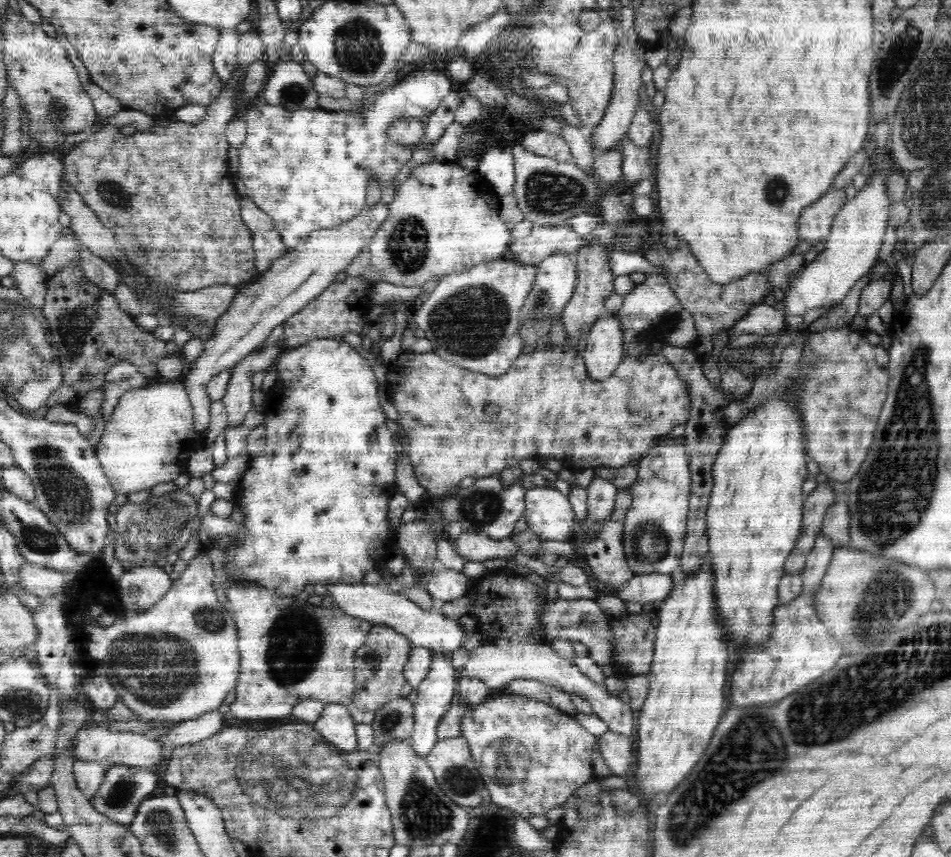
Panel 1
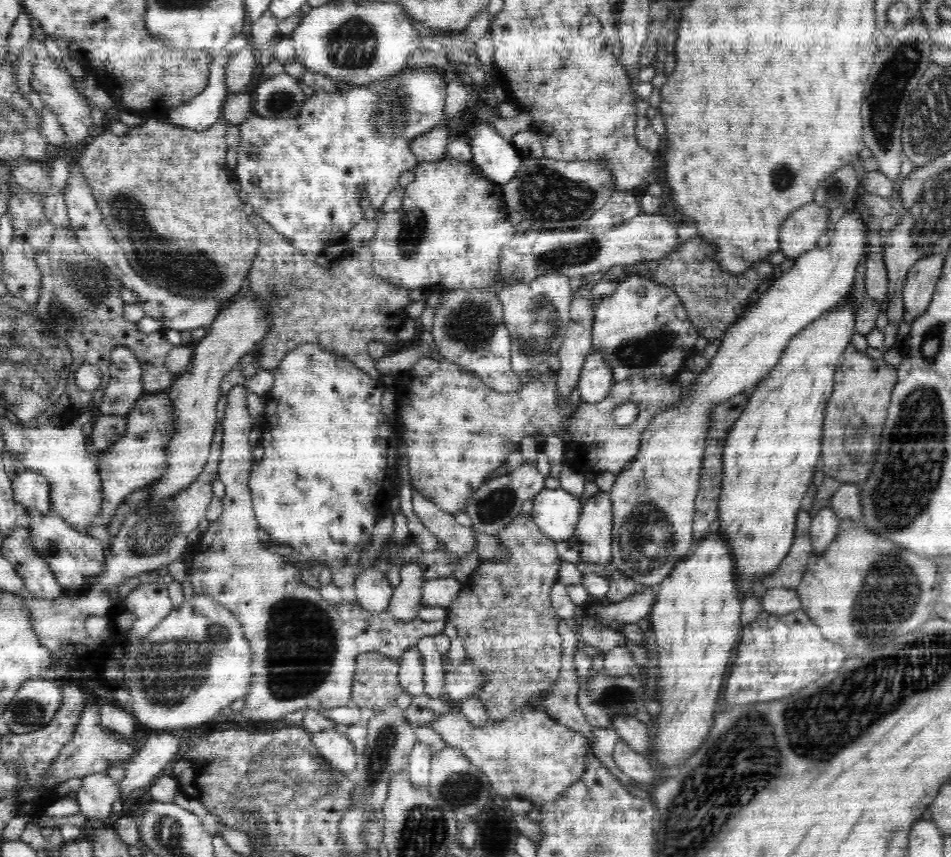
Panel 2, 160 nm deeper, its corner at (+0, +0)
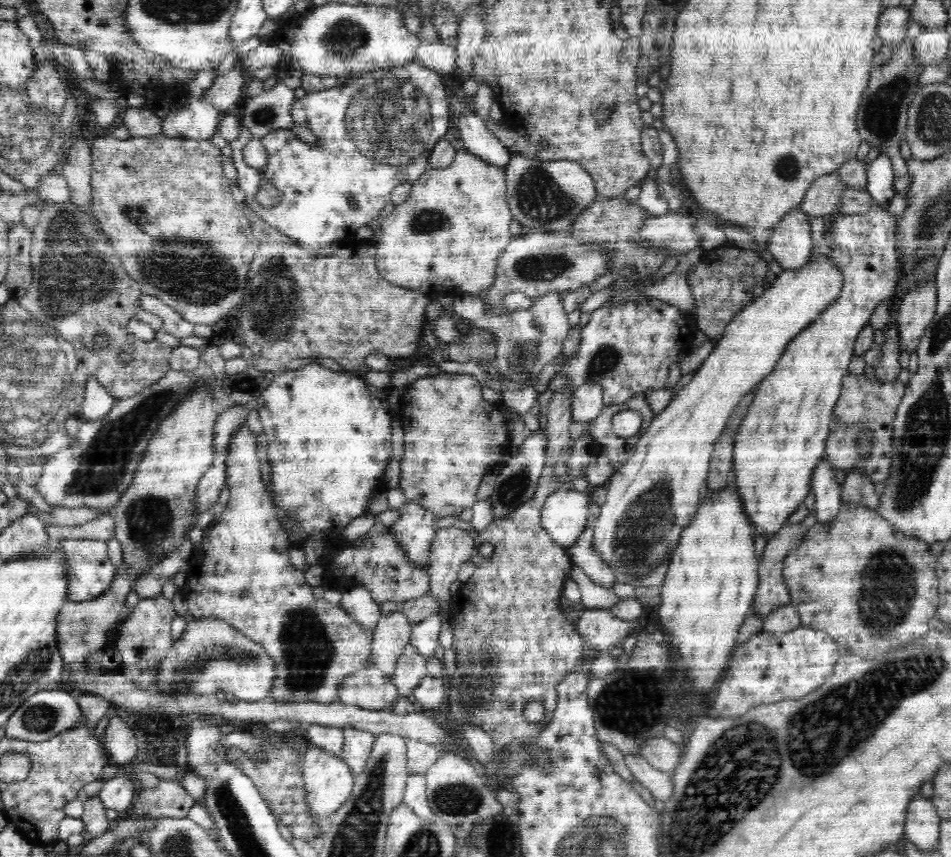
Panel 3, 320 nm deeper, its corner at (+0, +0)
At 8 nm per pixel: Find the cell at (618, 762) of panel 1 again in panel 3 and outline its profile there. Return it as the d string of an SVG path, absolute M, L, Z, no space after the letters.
M634 754L624 755L624 762L636 780L648 788L655 799L666 803L673 798L674 783L664 771L654 768L644 757Z

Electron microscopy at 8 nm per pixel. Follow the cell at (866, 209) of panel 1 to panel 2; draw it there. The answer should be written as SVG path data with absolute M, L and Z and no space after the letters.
M848 211L837 222L827 247L803 252L779 279L764 286L757 301L749 304L738 320L725 330L717 353L709 360L707 368L692 382L687 396L681 398L678 406L660 412L646 427L636 459L628 468L616 474L609 492L612 507L611 559L614 567L624 576L644 586L660 584L681 560L691 555L695 544L695 500L712 408L738 393L749 393L778 364L783 351L798 332L812 325L817 318L842 302L849 294L858 260L864 256L864 244L868 244L867 228L864 228L862 219L858 212Z

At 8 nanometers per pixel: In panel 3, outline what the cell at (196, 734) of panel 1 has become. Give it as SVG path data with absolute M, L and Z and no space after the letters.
M126 773L125 776L108 779L98 796L109 814L126 814L134 800L134 790L138 789L138 786L138 780L132 779L130 773Z

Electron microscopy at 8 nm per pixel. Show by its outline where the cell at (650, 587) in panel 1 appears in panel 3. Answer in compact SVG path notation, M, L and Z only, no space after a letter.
M582 608L581 616L574 626L583 636L586 648L596 652L610 652L626 636L637 631L638 620L636 618L632 622L624 622L616 618L608 608Z

